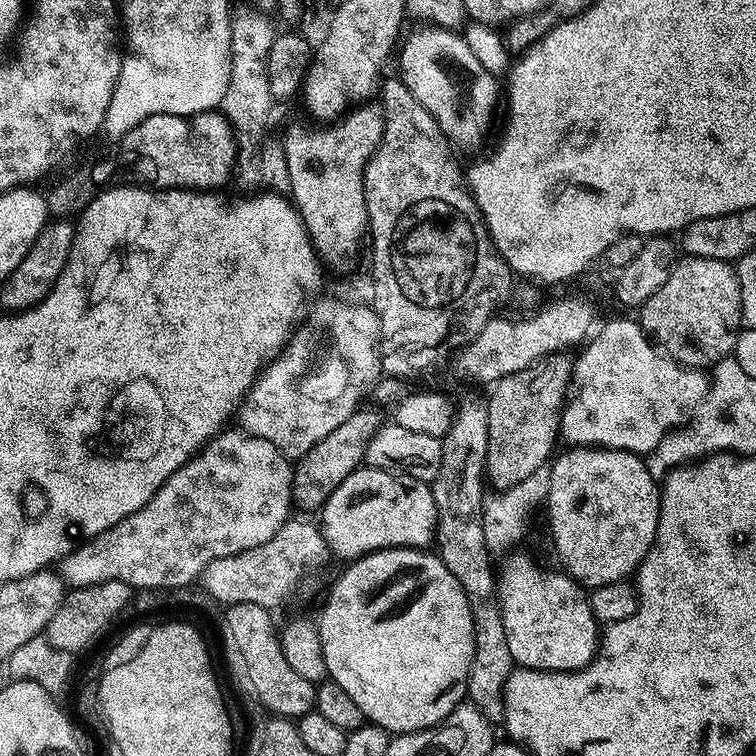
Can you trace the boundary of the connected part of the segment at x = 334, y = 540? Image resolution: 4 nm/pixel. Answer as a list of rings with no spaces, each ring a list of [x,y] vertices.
[[[367,466],[355,468],[346,477],[319,509],[319,516],[318,527],[324,534],[327,551],[343,562],[359,560],[382,548],[424,550],[433,543],[436,534],[436,507],[427,483]]]

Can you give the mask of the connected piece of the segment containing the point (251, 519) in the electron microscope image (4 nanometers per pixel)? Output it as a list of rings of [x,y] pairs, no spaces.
[[[243,430],[216,433],[195,456],[188,459],[157,490],[145,505],[93,540],[83,541],[59,561],[58,575],[65,585],[85,588],[98,582],[121,580],[133,590],[142,588],[187,588],[201,579],[204,567],[218,557],[233,556],[242,550],[268,542],[289,519],[292,502],[293,465],[266,438],[250,436]]]

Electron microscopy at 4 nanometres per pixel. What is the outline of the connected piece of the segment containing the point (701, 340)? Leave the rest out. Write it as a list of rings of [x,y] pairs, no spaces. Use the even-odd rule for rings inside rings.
[[[681,259],[659,290],[639,306],[638,313],[640,327],[665,356],[685,368],[711,369],[736,351],[736,334],[742,327],[736,269],[727,260]]]

